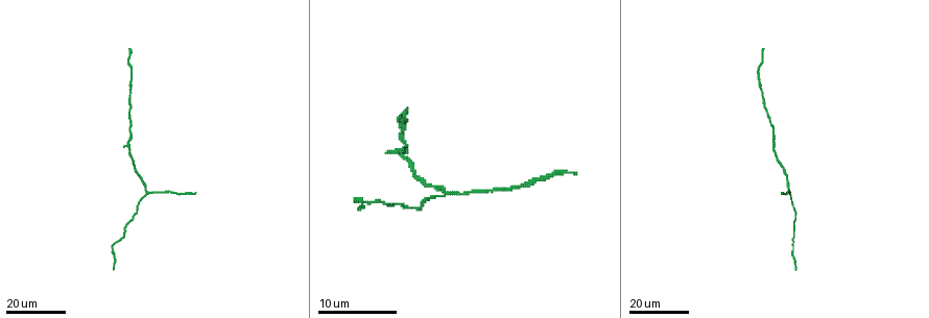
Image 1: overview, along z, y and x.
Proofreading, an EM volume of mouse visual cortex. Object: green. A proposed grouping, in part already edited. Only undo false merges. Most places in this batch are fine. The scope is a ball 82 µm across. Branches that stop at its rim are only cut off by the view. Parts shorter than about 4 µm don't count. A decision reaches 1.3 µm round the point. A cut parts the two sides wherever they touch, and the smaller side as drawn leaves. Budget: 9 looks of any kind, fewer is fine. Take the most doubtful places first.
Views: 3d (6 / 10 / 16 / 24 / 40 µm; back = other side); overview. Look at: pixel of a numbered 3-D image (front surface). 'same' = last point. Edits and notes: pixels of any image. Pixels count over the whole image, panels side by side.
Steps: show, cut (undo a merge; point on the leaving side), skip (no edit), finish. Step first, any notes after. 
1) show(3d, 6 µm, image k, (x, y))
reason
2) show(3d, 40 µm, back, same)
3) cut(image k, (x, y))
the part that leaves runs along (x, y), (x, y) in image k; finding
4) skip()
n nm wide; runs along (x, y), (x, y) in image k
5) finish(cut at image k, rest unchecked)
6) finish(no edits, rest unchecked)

show(3d, 16 µm, image 1, (452, 192))
two arms in line, one across

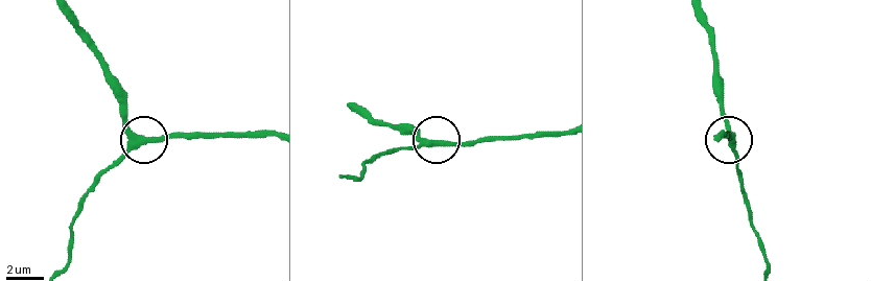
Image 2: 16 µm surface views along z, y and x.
show(3d, 6 µm, image 2, (435, 142))
closer look

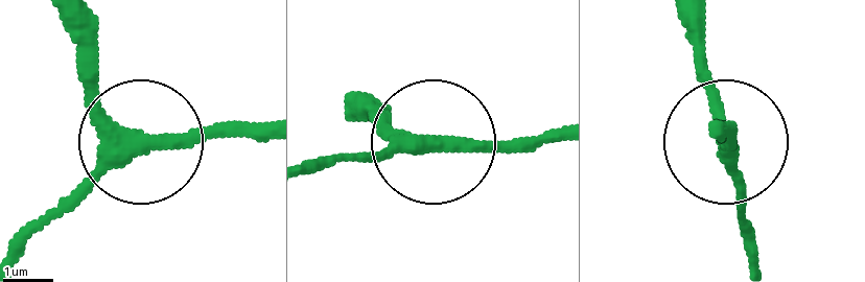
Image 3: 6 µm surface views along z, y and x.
skip()
300 nm wide; runs along (353, 101), (374, 122), (449, 147), (561, 135) in image 3; continuous, no second neuron

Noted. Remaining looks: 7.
show(3d, 24 µm, image 1, (788, 177))

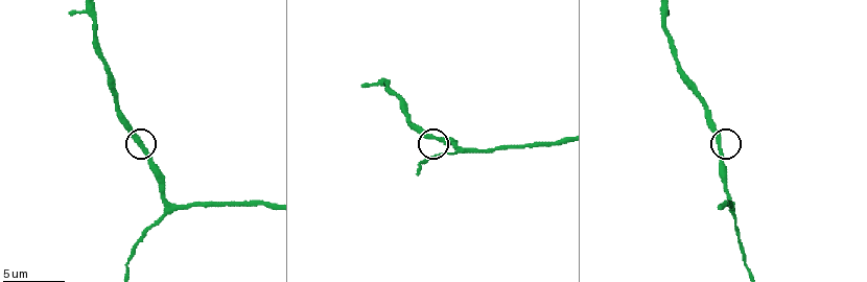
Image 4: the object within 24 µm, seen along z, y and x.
show(3d, 6 µm, image 4, (436, 138))

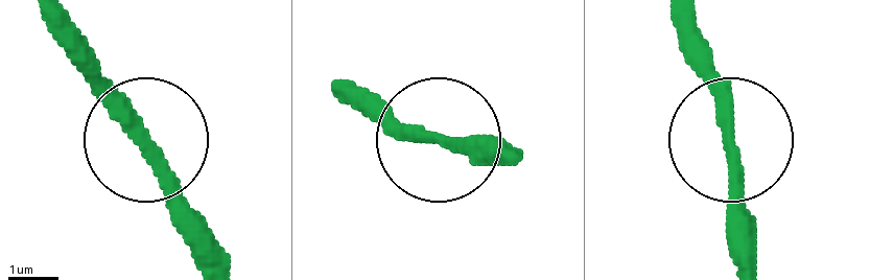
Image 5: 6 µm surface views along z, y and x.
skip()
runs along (43, 15), (209, 235) in image 5; continuous, no second neuron

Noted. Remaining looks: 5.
show(3d, 6 µm, image 4, (697, 94))

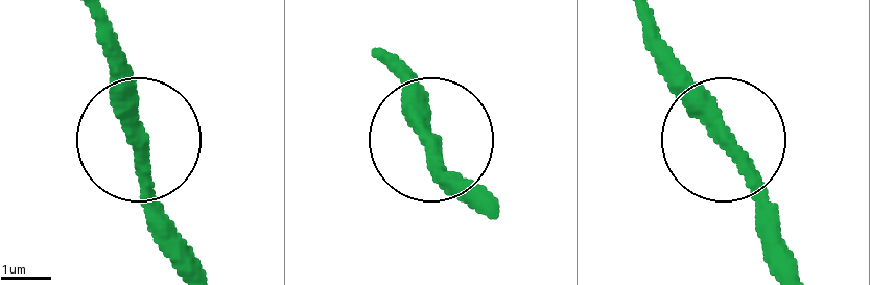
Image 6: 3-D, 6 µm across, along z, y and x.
skip()
300 nm wide; continuous, no second neuron

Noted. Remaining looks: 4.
show(3d, 16 µm, image 1, (360, 201))
calibre changes

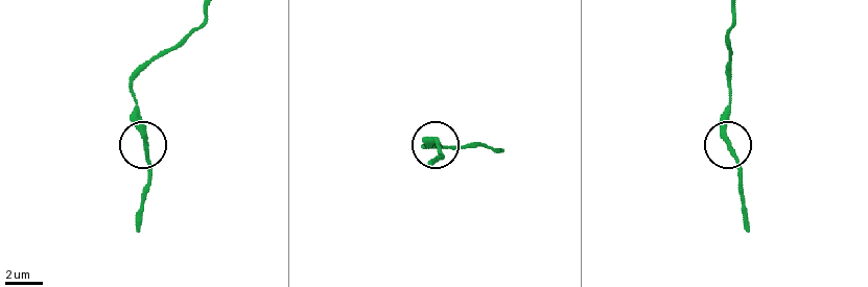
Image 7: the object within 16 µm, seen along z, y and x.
show(3d, 6 µm, image 7, (725, 140))

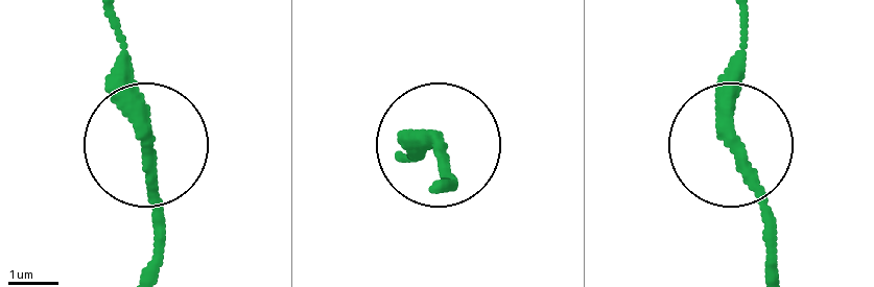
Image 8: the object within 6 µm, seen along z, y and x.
skip()
runs along (740, 23), (728, 136), (774, 256) in image 8; one neuron here

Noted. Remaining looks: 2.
finish(no edits, rest unchecked)

